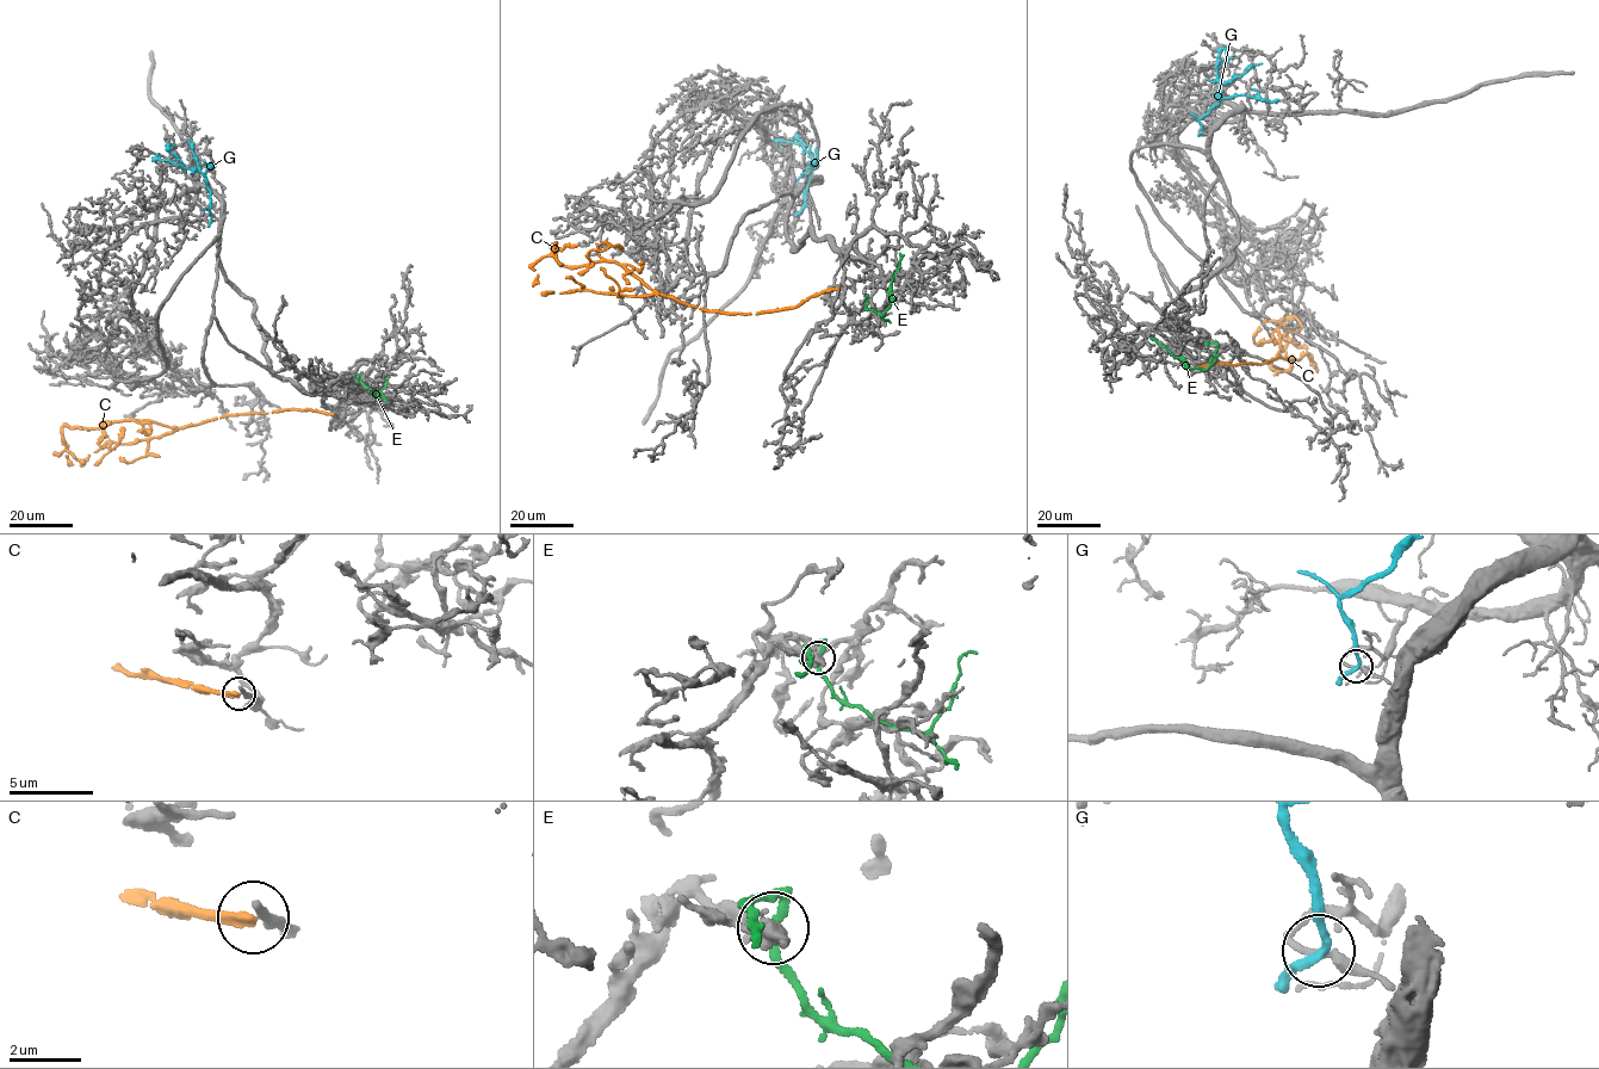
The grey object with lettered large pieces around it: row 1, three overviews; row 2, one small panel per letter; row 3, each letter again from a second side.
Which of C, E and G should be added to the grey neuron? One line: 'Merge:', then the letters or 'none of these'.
Merge: none of these

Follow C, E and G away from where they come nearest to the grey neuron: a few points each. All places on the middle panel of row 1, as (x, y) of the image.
C: (837, 289), (756, 314), (711, 310), (649, 289), (613, 261), (562, 265), (556, 242), (532, 266), (532, 286)
E: (865, 308), (881, 315), (890, 307), (899, 253)
G: (811, 166), (817, 159), (815, 167), (816, 164), (800, 144), (779, 140), (779, 147)

